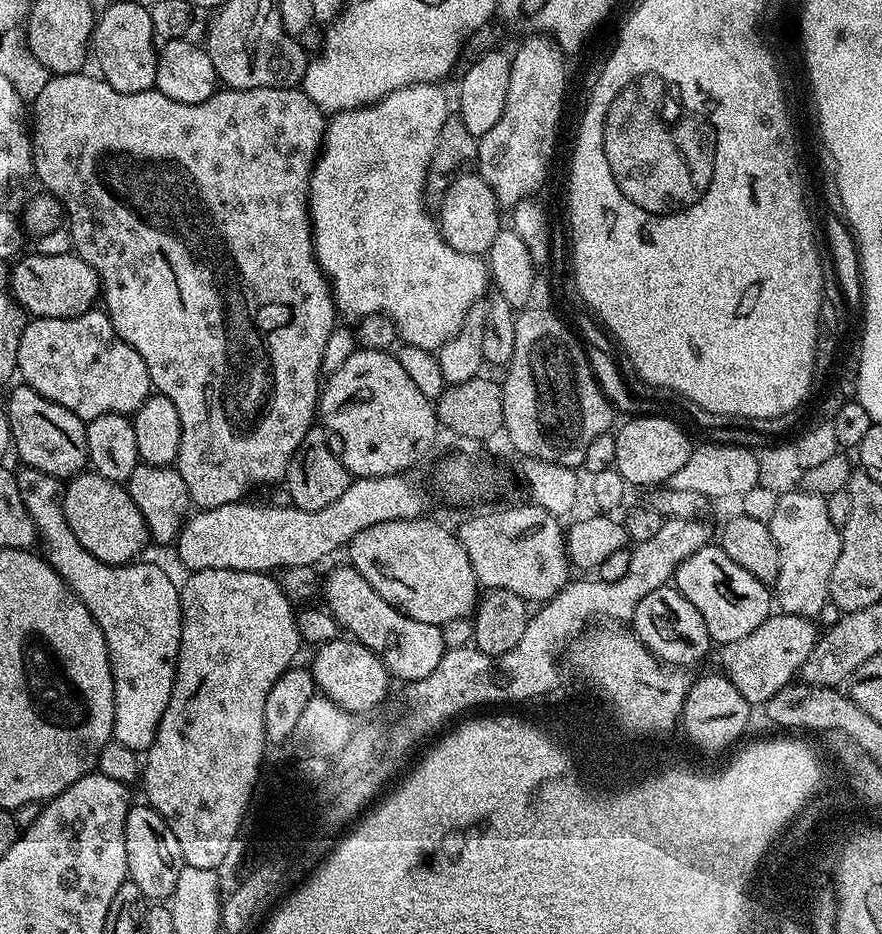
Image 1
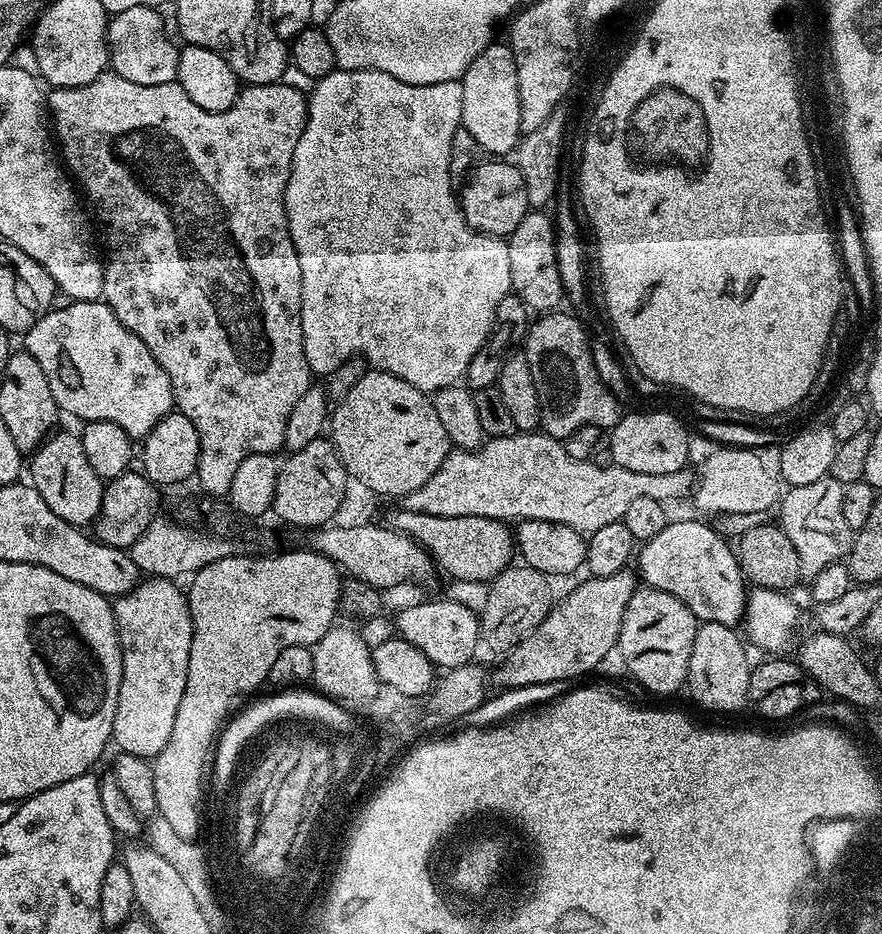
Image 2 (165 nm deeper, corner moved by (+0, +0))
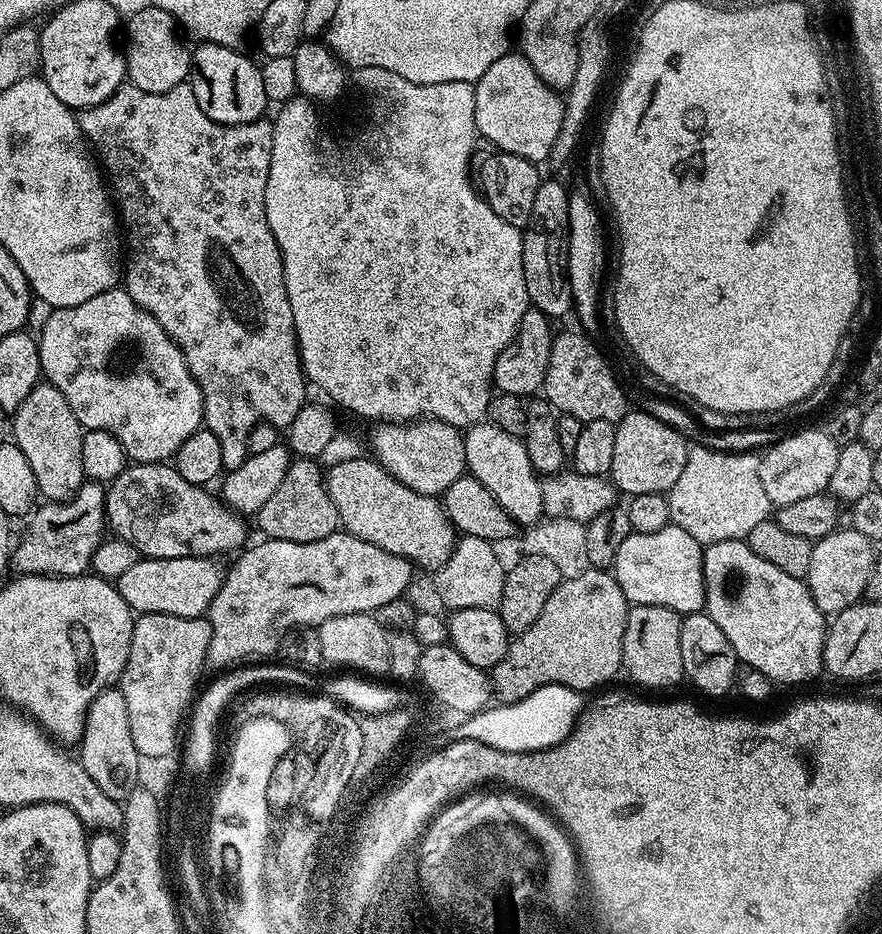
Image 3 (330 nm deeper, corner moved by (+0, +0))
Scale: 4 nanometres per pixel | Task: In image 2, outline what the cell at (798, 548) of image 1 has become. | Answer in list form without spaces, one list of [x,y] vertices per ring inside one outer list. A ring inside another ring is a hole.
[[[829,474],[806,486],[791,486],[780,496],[778,523],[786,538],[794,542],[794,550],[798,550],[801,577],[815,578],[832,564],[841,563],[851,552],[854,529],[846,526],[842,515],[843,493],[844,485]]]

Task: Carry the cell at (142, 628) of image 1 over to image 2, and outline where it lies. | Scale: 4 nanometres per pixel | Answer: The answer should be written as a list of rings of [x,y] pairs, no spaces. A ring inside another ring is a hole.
[[[144,578],[135,588],[112,600],[112,613],[120,635],[122,650],[122,686],[118,690],[118,710],[114,714],[112,740],[119,751],[138,754],[138,758],[152,760],[170,742],[170,730],[174,730],[174,714],[178,714],[178,702],[182,702],[182,690],[186,690],[186,670],[190,666],[190,642],[192,619],[188,598],[176,580]]]

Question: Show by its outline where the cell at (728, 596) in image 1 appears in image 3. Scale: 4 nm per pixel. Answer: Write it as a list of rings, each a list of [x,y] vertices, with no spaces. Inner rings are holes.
[[[667,524],[654,534],[630,533],[610,569],[629,605],[662,606],[681,614],[704,608],[704,548],[686,530]]]

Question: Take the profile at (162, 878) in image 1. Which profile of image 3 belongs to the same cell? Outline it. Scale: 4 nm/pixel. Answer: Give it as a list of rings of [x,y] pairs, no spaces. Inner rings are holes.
[[[119,687],[107,688],[90,702],[88,717],[84,723],[84,735],[78,741],[80,765],[94,778],[98,790],[121,802],[139,785],[138,760],[140,751],[130,738],[130,714],[126,714],[126,698],[122,698]]]

